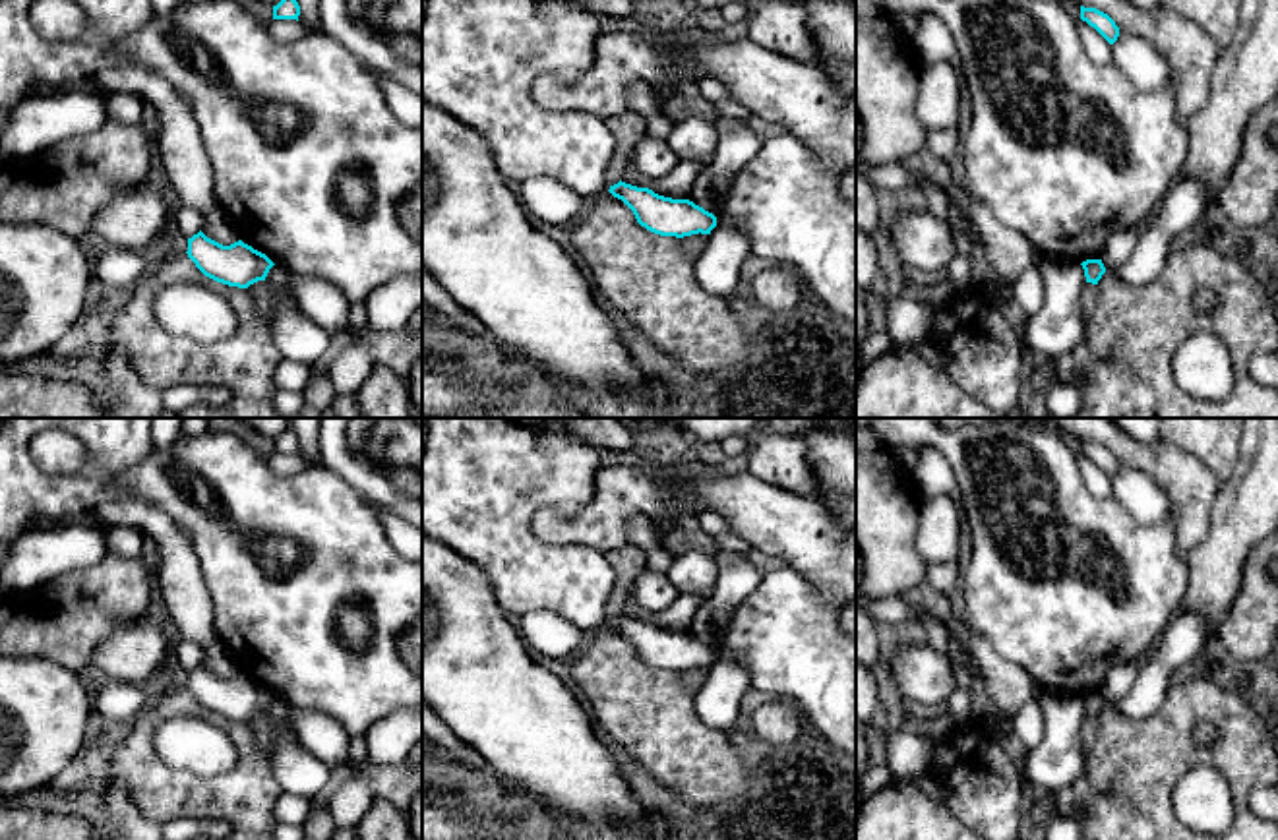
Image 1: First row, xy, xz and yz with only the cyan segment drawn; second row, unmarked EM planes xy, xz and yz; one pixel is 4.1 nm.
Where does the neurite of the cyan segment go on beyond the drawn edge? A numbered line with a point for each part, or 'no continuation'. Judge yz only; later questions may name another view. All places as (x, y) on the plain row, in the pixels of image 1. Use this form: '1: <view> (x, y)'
no continuation

